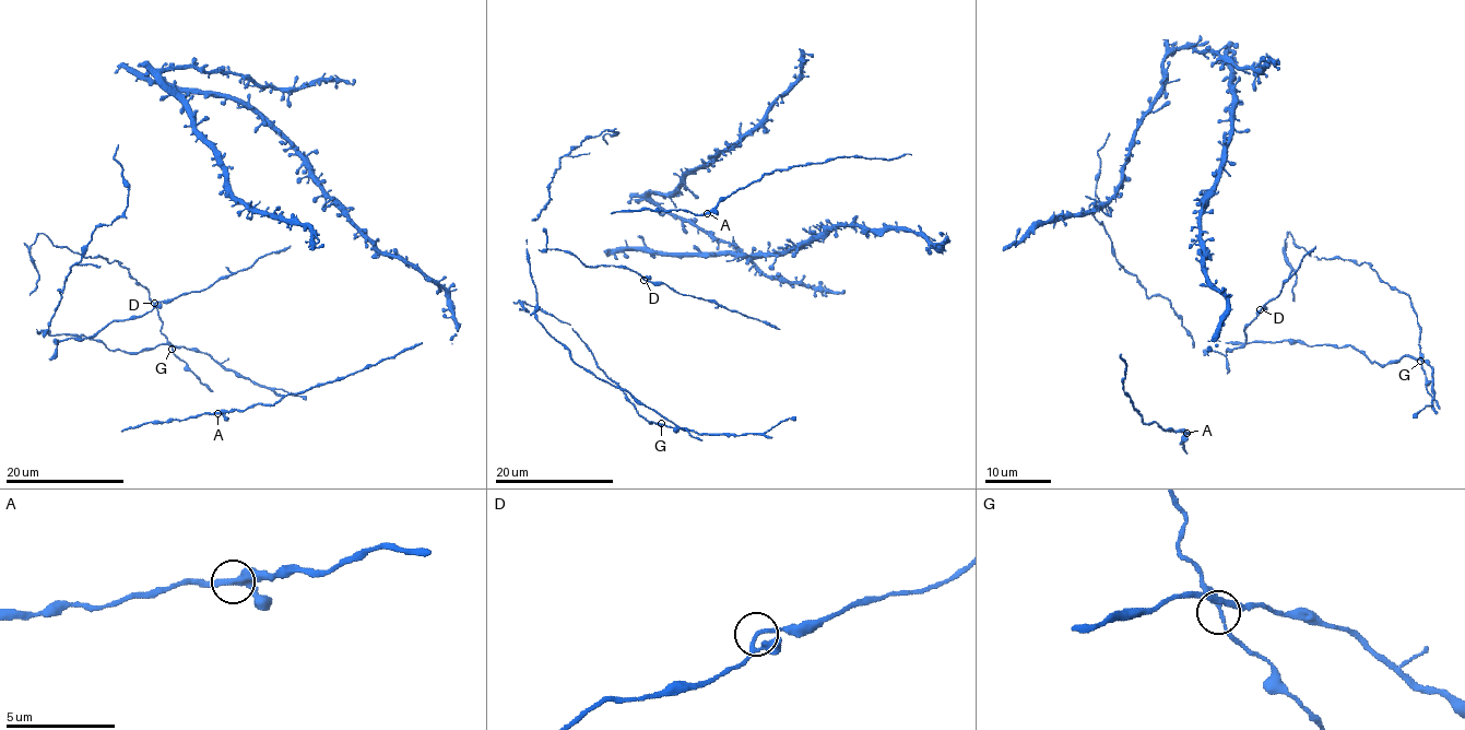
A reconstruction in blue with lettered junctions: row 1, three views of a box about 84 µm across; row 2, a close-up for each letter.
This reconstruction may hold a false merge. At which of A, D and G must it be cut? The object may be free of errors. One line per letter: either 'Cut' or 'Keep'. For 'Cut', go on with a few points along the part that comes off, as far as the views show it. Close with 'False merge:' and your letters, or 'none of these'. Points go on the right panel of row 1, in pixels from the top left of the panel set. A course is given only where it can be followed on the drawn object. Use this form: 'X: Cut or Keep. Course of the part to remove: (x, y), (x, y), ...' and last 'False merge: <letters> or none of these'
A: Keep
D: Keep
G: Keep
False merge: none of these

